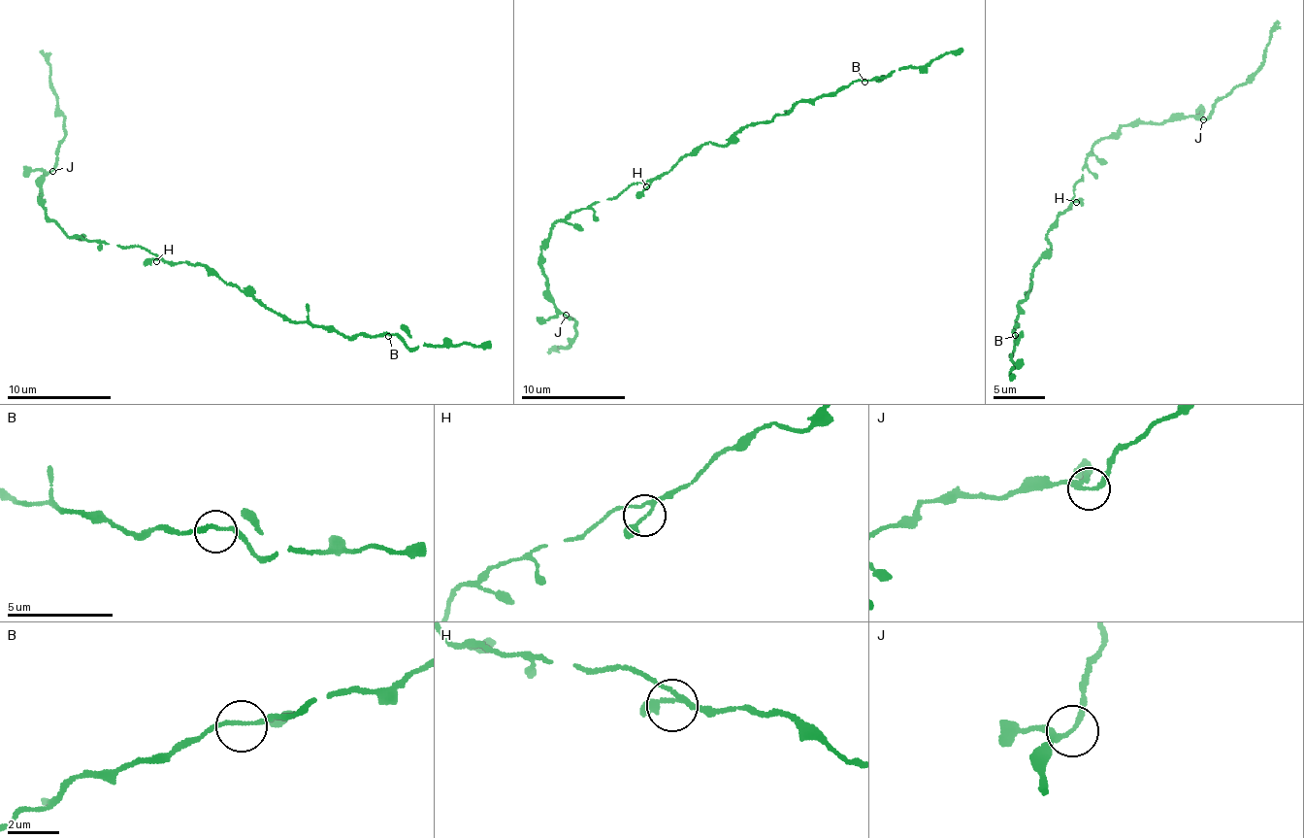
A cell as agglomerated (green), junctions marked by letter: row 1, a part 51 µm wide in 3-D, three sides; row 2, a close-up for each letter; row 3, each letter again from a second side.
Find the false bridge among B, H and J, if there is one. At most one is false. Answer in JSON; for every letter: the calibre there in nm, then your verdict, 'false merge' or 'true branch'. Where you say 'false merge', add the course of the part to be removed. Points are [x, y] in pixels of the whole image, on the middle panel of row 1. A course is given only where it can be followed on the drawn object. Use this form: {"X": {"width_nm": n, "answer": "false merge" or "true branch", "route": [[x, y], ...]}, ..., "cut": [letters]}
{"B": {"width_nm": 160, "answer": "true branch"}, "H": {"width_nm": 160, "answer": "true branch"}, "J": {"width_nm": 150, "answer": "true branch"}, "cut": []}

